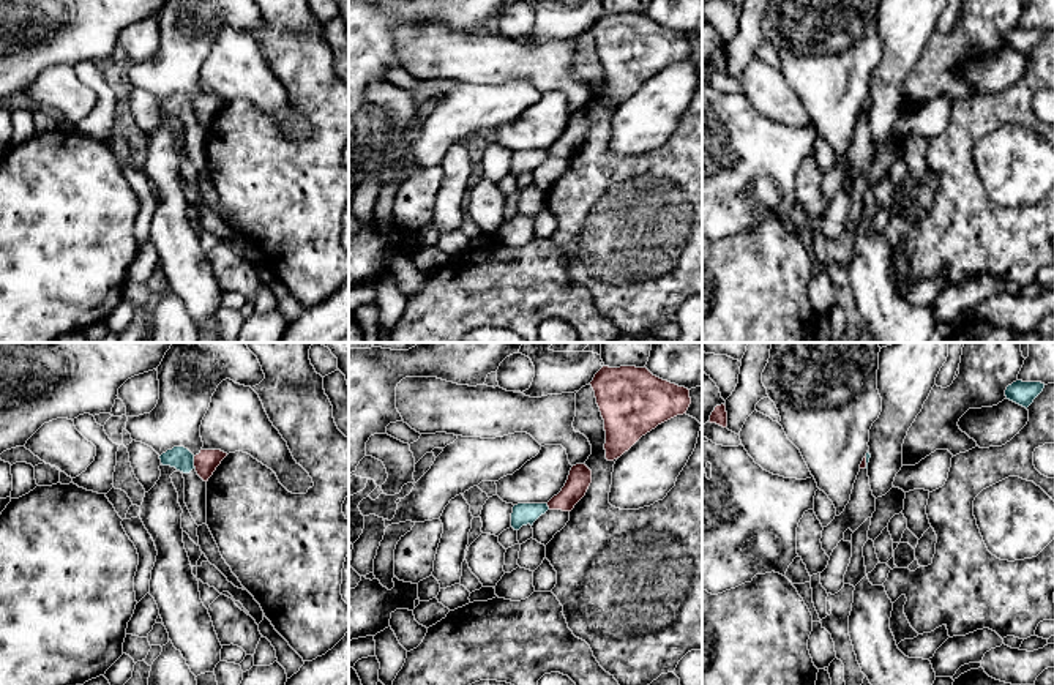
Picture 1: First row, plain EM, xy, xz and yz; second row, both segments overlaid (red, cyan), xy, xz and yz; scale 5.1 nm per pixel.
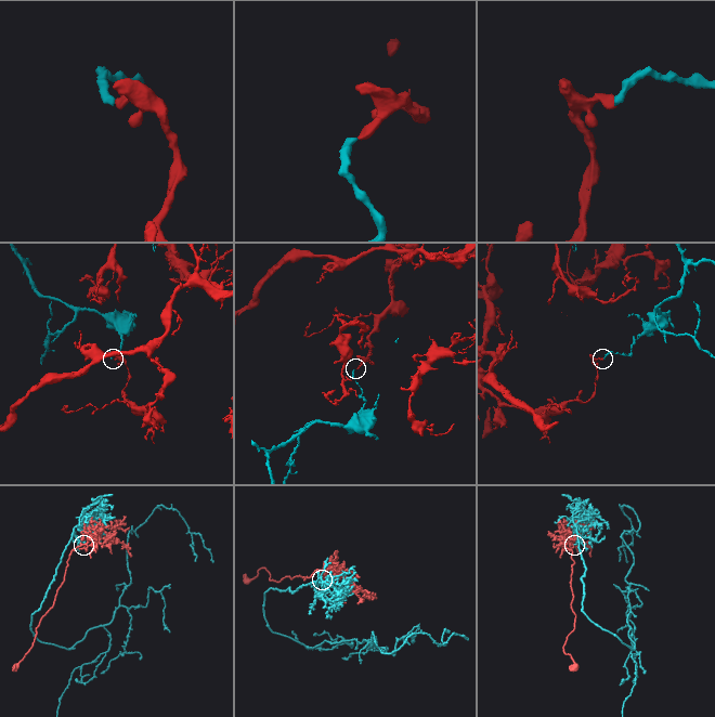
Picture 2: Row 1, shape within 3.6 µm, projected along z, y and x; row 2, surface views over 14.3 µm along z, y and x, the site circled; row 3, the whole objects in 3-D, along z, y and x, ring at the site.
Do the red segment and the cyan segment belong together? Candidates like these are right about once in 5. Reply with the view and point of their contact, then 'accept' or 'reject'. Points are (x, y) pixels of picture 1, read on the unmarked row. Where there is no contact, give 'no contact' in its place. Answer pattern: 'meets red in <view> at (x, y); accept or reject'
meets red in xy at (194, 109); reject

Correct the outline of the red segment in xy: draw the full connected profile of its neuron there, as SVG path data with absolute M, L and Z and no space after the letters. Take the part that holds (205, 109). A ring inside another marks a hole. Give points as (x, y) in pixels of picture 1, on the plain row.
M200 96L200 99L194 103L194 114L197 122L204 128L208 128L208 125L213 122L226 103L227 99L221 96Z

